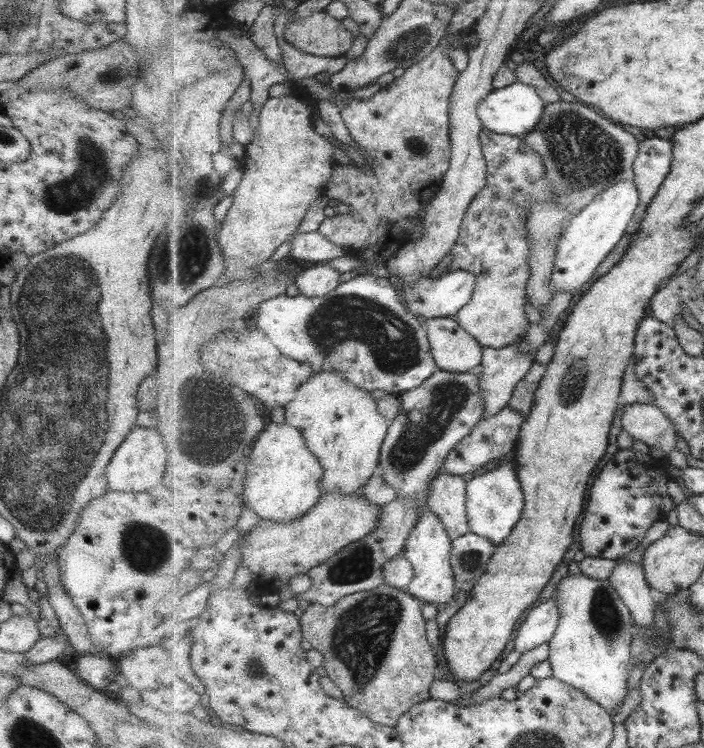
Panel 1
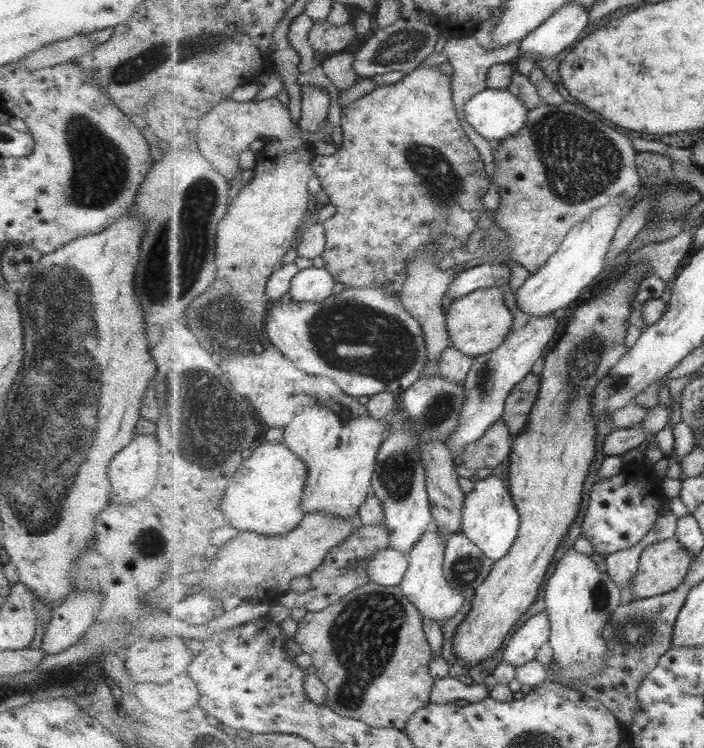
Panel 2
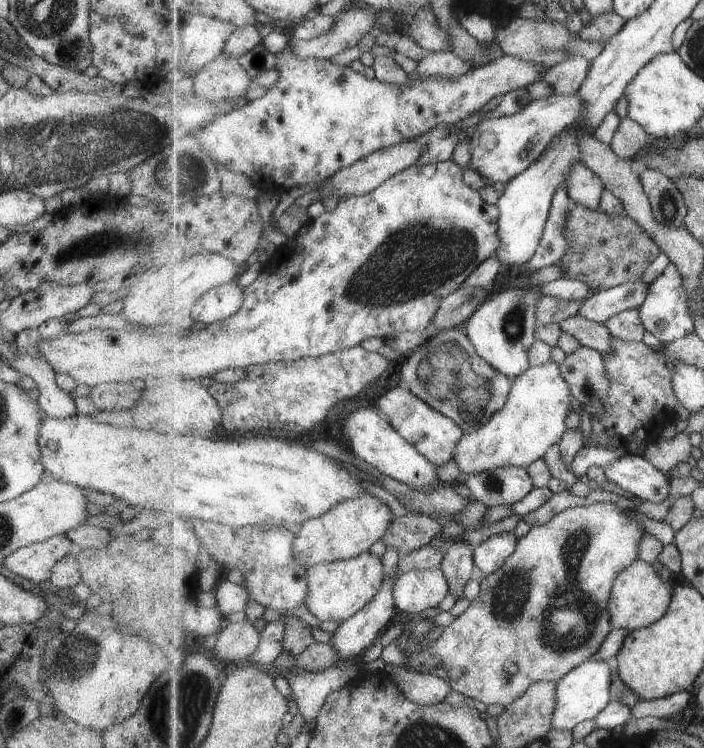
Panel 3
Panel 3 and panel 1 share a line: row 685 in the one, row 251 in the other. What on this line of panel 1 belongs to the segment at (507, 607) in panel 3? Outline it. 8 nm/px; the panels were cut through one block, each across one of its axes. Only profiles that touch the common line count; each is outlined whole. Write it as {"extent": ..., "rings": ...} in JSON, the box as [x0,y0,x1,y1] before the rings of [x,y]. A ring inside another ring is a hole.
{"extent":[451,128,553,348],"rings":[[[485,128],[480,134],[482,148],[488,162],[489,184],[473,199],[461,228],[460,239],[457,240],[451,253],[453,262],[452,269],[464,269],[473,272],[476,279],[476,290],[471,302],[461,308],[454,317],[464,329],[467,329],[483,347],[505,348],[515,342],[519,336],[528,332],[532,325],[527,318],[527,301],[529,278],[531,278],[530,259],[532,249],[530,244],[530,233],[526,229],[531,206],[539,202],[551,202],[553,195],[553,185],[545,177],[545,165],[543,159],[533,147],[523,145],[523,137],[511,136],[496,133]]]}

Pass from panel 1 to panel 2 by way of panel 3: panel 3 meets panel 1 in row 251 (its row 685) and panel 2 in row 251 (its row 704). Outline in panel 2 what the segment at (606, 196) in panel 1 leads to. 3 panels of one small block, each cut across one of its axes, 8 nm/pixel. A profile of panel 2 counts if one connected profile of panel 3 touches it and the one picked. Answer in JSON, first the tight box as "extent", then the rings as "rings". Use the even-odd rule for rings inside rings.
{"extent":[515,204,629,318],"rings":[[[610,204],[609,206],[598,208],[587,219],[581,221],[576,228],[573,228],[573,231],[569,232],[565,241],[562,242],[559,251],[555,252],[552,258],[549,258],[546,266],[541,268],[539,272],[531,274],[523,285],[518,288],[515,296],[516,304],[520,307],[520,310],[529,316],[543,318],[557,312],[557,310],[561,310],[561,308],[567,308],[569,304],[571,305],[571,302],[575,302],[577,298],[580,298],[580,294],[587,296],[588,290],[594,288],[596,280],[603,276],[607,255],[613,246],[613,238],[617,234],[617,228],[621,226],[621,217],[623,220],[628,208],[629,206],[622,206],[622,204]]]}

